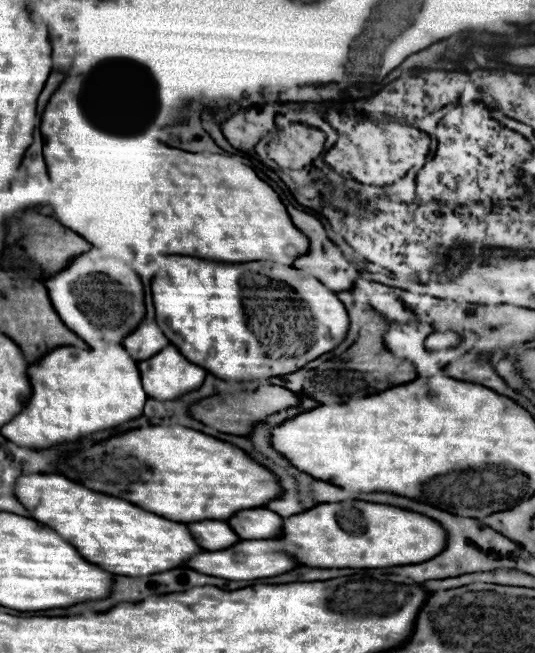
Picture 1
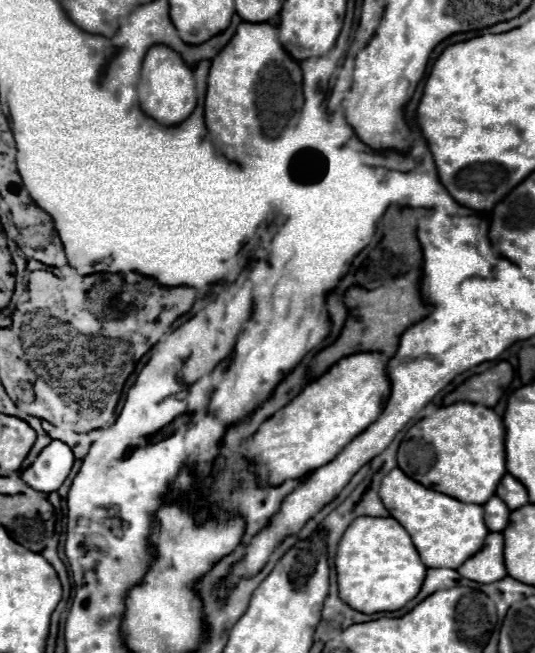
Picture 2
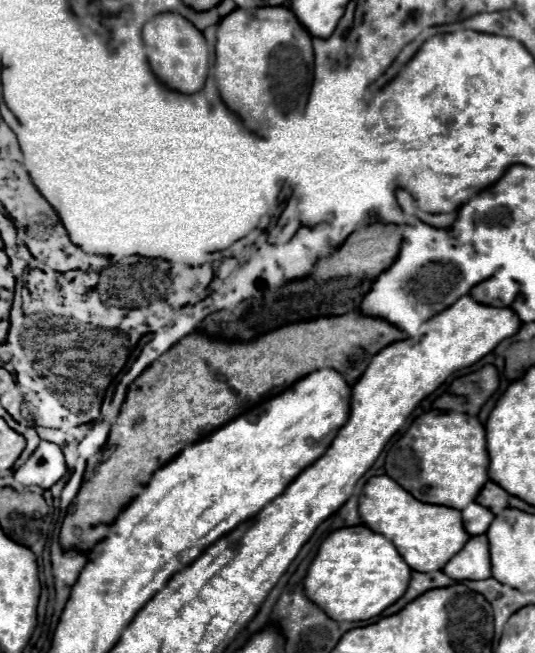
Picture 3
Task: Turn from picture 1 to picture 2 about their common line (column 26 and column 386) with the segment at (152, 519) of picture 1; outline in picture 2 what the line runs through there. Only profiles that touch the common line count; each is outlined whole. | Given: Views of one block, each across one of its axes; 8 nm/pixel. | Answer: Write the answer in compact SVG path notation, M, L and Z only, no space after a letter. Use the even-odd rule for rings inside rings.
M398 468L384 476L378 494L384 508L388 508L388 514L396 518L412 536L412 542L426 568L456 570L458 566L462 566L462 562L466 562L482 548L486 534L490 534L486 530L484 510L480 504L464 504L446 494L428 490L418 482L410 480Z

